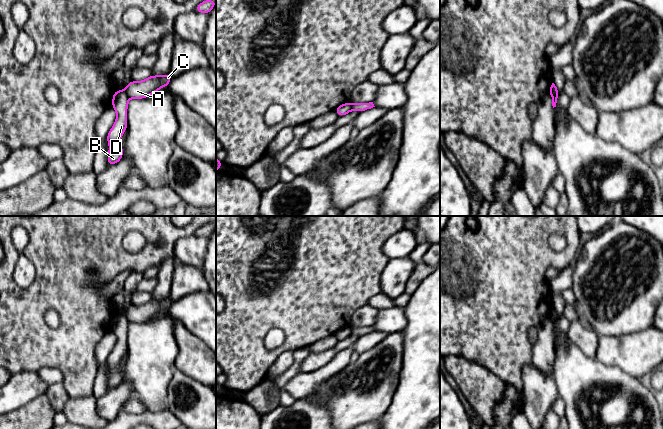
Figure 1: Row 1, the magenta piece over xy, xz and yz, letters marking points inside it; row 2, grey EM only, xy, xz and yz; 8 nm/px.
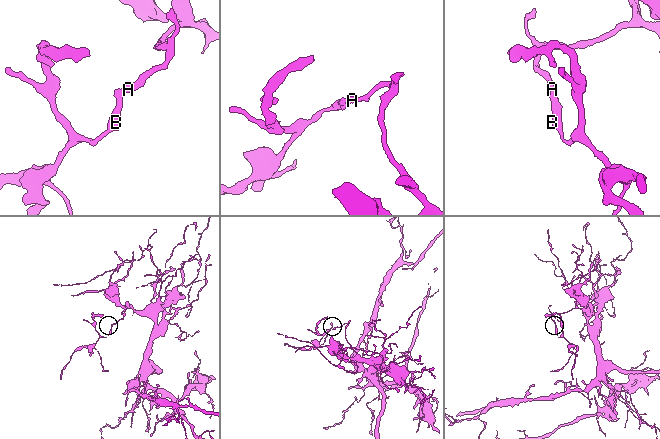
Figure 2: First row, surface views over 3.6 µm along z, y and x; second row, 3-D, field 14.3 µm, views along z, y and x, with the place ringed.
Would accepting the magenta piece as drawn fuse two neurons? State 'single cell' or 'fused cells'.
fused cells

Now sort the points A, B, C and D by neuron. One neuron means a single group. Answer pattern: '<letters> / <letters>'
A C / B D

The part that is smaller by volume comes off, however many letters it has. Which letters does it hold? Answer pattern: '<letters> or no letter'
B, D

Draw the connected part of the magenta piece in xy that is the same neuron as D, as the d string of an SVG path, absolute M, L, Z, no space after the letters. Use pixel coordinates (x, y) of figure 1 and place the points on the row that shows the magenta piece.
M117 90L113 94L111 106L115 109L117 118L106 137L109 143L108 166L118 163L123 157L123 148L120 144L120 139L127 130L128 100L129 97L124 90Z

